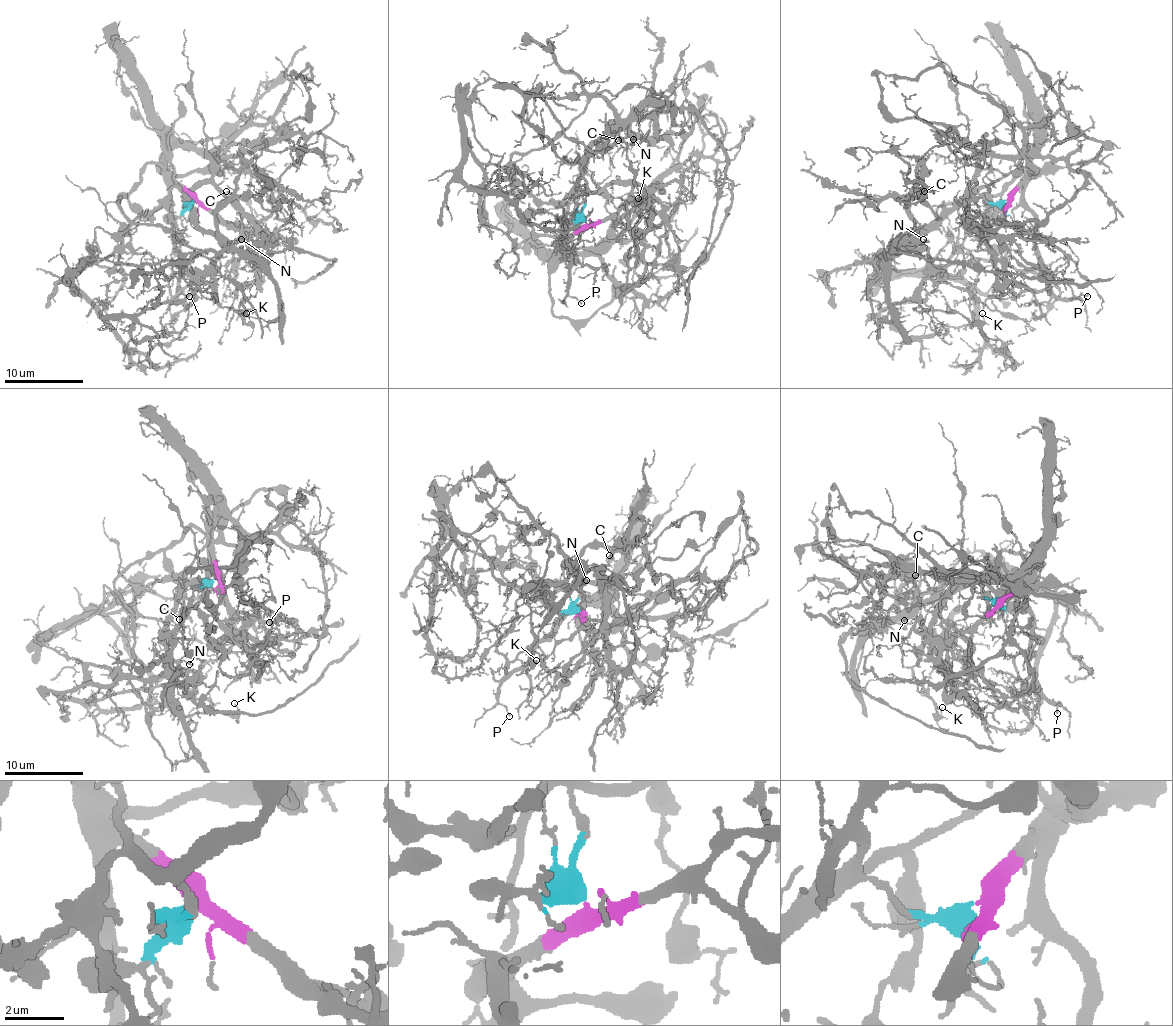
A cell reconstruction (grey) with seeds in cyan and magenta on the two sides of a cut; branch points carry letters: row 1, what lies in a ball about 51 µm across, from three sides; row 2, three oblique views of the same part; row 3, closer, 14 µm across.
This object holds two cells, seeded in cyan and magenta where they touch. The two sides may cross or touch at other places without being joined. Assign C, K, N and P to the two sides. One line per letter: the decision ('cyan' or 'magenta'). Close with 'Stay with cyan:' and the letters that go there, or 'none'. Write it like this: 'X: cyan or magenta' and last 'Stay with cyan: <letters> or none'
C: cyan
K: cyan
N: cyan
P: magenta
Stay with cyan: C, K, N

